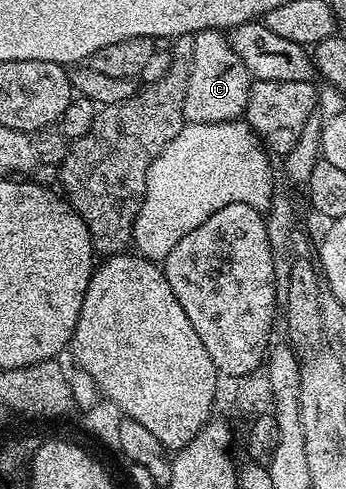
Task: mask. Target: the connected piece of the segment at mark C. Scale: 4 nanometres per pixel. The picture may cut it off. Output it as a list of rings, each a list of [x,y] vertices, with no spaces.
[[[200,30],[194,35],[192,76],[184,96],[187,123],[216,124],[237,122],[245,115],[252,77],[240,56],[233,50],[229,37],[220,30]]]

